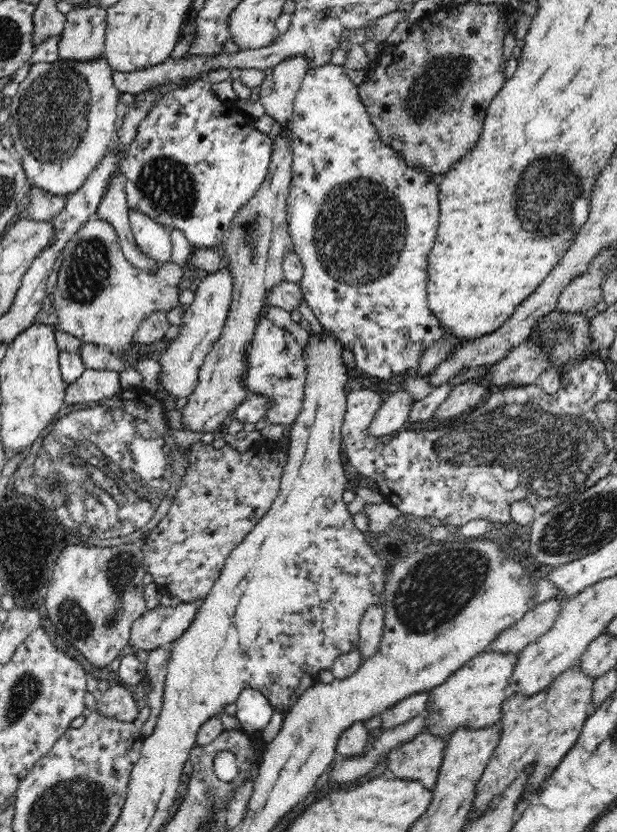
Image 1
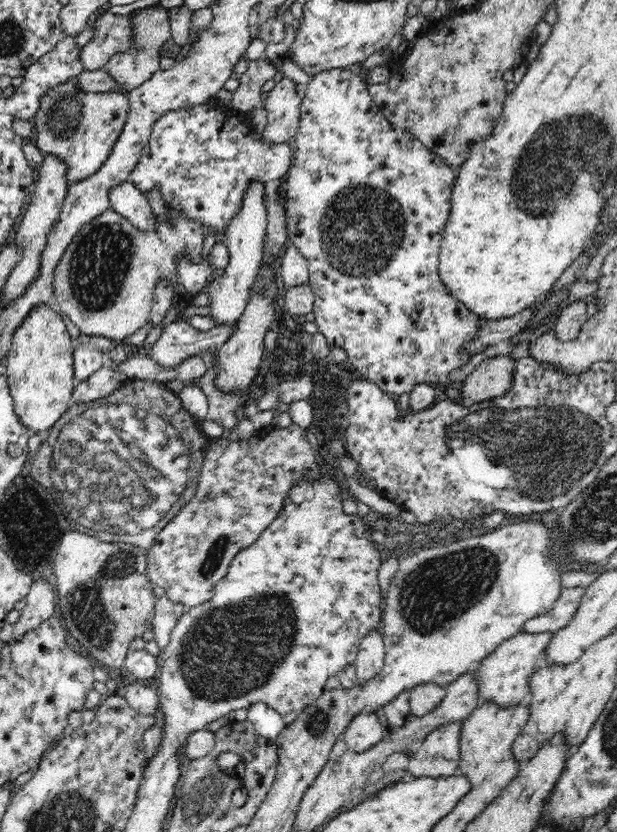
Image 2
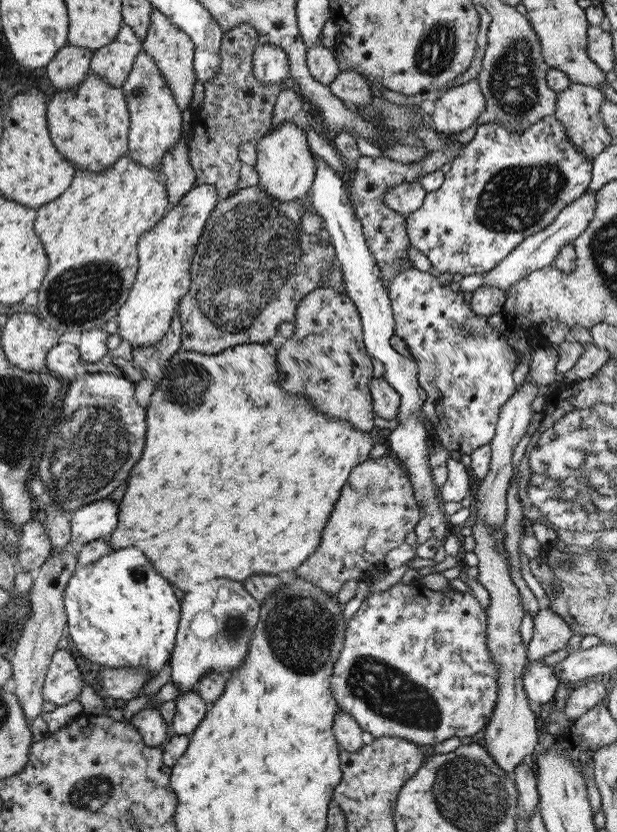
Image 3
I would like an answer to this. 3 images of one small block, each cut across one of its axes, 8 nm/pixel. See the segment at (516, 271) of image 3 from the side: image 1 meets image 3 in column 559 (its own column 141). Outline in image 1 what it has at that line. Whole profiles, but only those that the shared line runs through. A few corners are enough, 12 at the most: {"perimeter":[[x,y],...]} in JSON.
{"perimeter":[[128,206],[138,247],[173,262],[171,233],[158,219]]}

